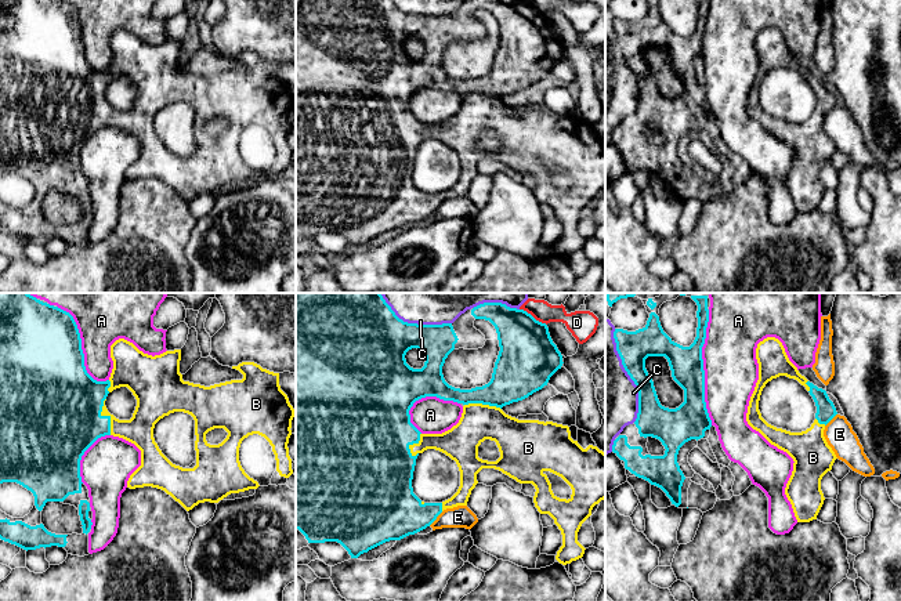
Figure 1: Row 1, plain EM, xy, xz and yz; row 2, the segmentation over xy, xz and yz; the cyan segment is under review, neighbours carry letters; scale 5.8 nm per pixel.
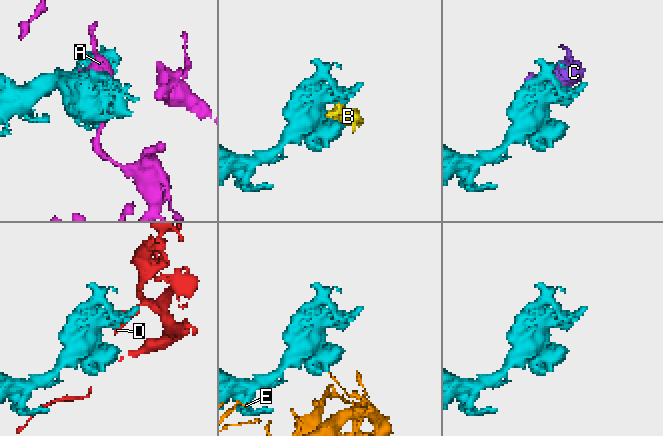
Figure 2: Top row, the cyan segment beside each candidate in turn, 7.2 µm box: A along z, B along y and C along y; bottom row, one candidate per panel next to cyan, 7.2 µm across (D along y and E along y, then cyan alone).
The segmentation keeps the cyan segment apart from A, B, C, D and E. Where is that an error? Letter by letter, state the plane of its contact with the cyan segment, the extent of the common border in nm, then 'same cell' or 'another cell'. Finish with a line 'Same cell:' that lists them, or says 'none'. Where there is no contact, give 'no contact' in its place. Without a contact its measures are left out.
A: yz | 650 nm | another cell
B: xy | 220 nm | same cell
C: xz | 360 nm | another cell
D: xz | 170 nm | another cell
E: xz | 120 nm | another cell
Same cell: B

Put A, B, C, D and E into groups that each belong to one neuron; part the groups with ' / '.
A / B / C / D / E

